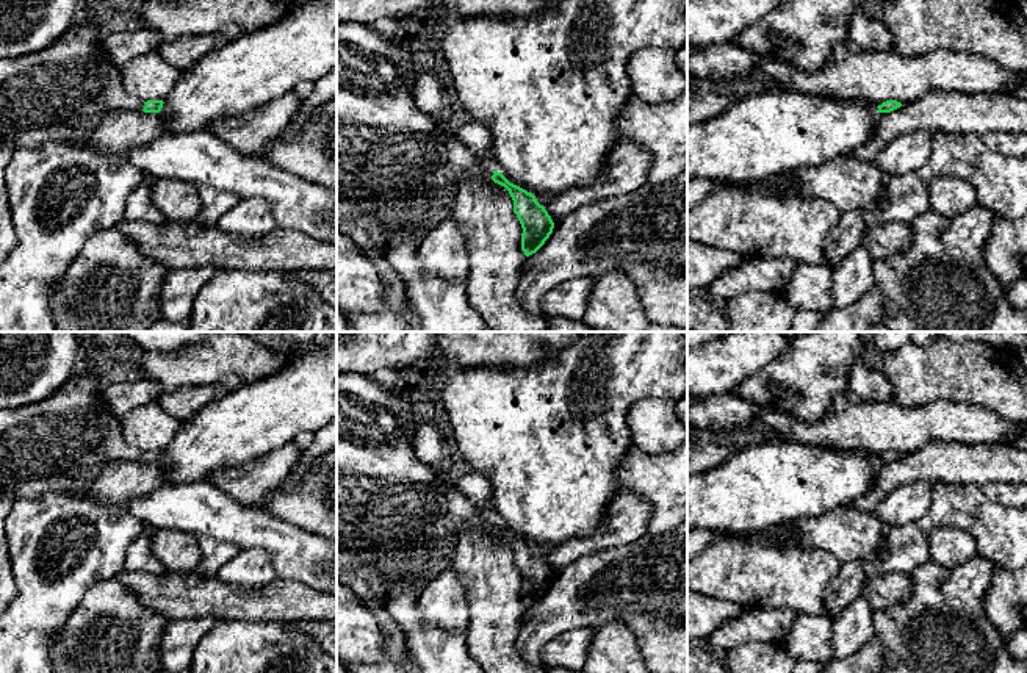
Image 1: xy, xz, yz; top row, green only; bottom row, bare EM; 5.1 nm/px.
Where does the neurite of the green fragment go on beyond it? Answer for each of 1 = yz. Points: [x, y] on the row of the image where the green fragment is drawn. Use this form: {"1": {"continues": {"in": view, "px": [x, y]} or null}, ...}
{"1": {"continues": null}}

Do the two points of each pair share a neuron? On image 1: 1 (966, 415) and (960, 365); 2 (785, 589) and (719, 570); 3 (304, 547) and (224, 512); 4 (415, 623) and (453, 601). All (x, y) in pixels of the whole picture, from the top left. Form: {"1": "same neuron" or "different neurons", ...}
{"1": "different neurons", "2": "same neuron", "3": "same neuron", "4": "different neurons"}

